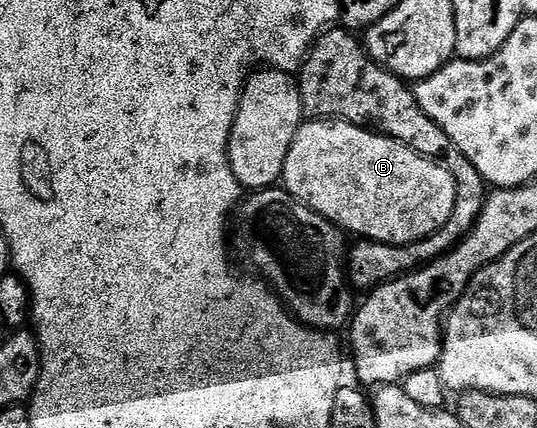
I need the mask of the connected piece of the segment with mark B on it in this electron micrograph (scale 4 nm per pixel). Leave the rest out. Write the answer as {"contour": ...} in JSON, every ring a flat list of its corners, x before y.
{"contour":[[308,120,301,125,284,161,282,186,299,205,309,206,341,231,349,230,360,234,356,236,361,239,391,246,405,246,429,238,450,220,456,203,454,176,439,162,422,157,383,132,373,132,363,125,343,120]]}

